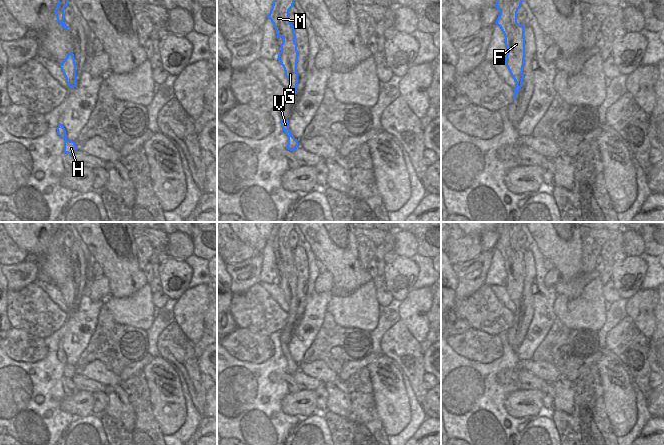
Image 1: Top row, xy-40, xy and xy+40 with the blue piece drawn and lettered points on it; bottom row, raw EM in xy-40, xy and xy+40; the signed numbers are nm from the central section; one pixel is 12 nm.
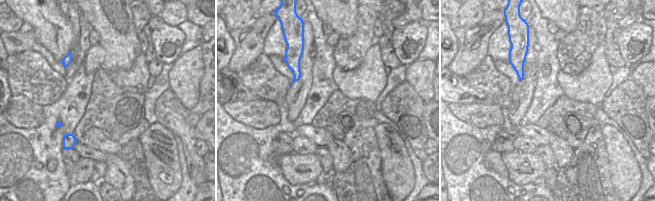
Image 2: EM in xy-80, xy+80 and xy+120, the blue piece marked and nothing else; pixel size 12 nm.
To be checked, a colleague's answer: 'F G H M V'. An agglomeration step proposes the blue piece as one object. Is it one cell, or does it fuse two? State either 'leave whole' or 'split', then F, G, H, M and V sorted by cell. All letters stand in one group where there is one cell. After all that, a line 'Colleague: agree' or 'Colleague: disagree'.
leave whole; F G H M V
Colleague: agree

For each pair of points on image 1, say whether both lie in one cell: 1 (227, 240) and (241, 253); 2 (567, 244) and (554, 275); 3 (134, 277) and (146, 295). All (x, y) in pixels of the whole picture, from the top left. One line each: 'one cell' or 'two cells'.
1: one cell
2: two cells
3: two cells

